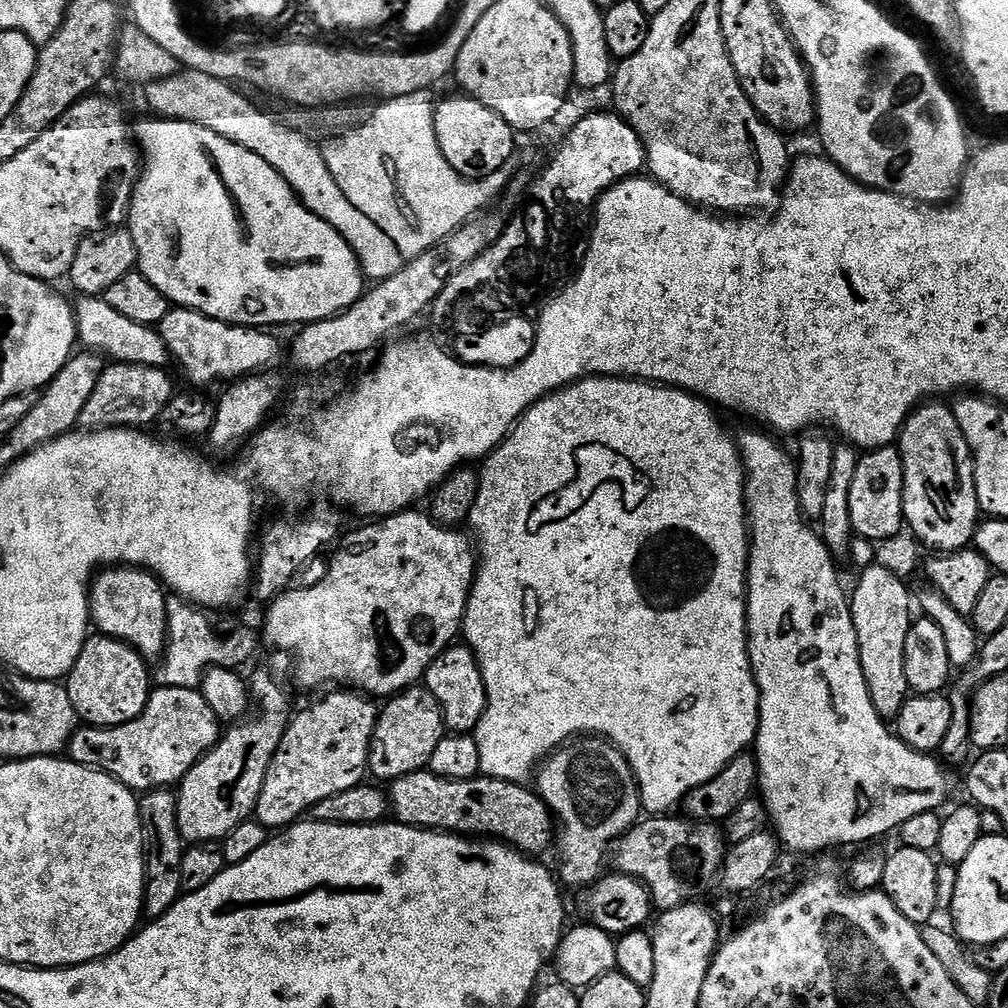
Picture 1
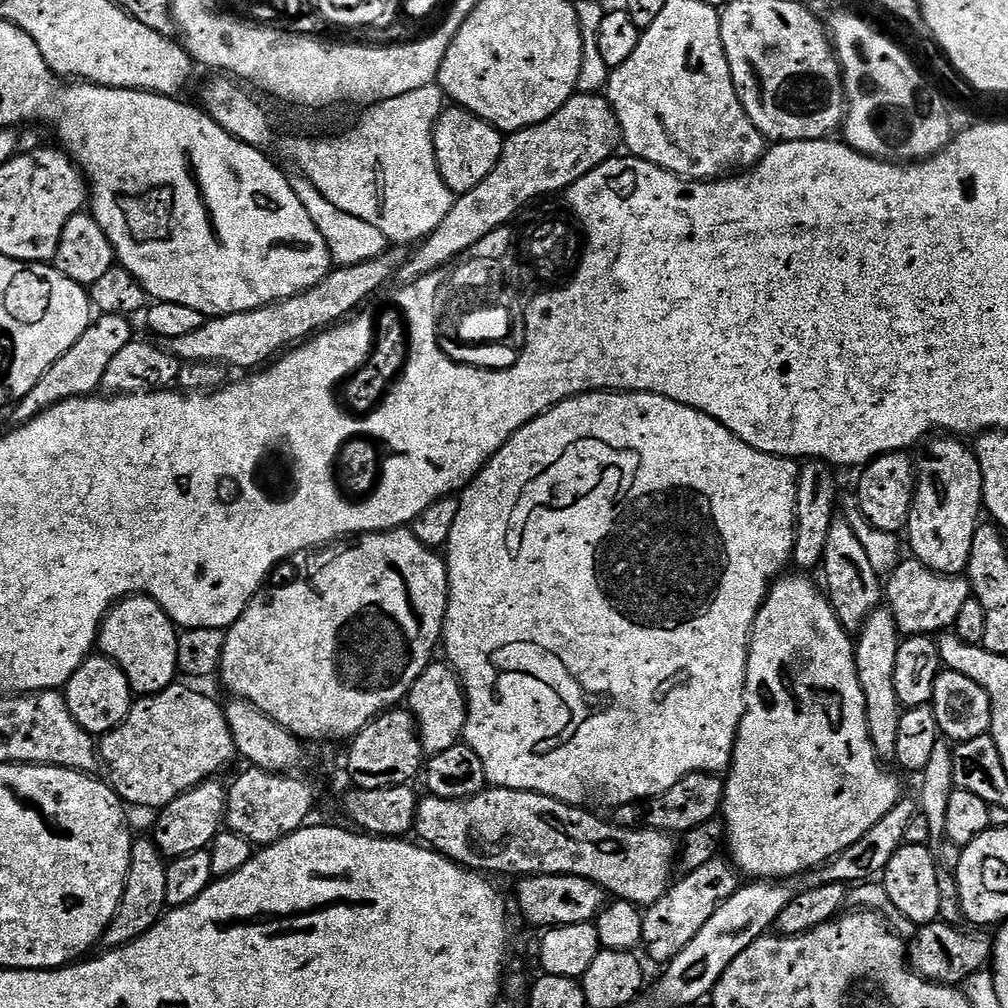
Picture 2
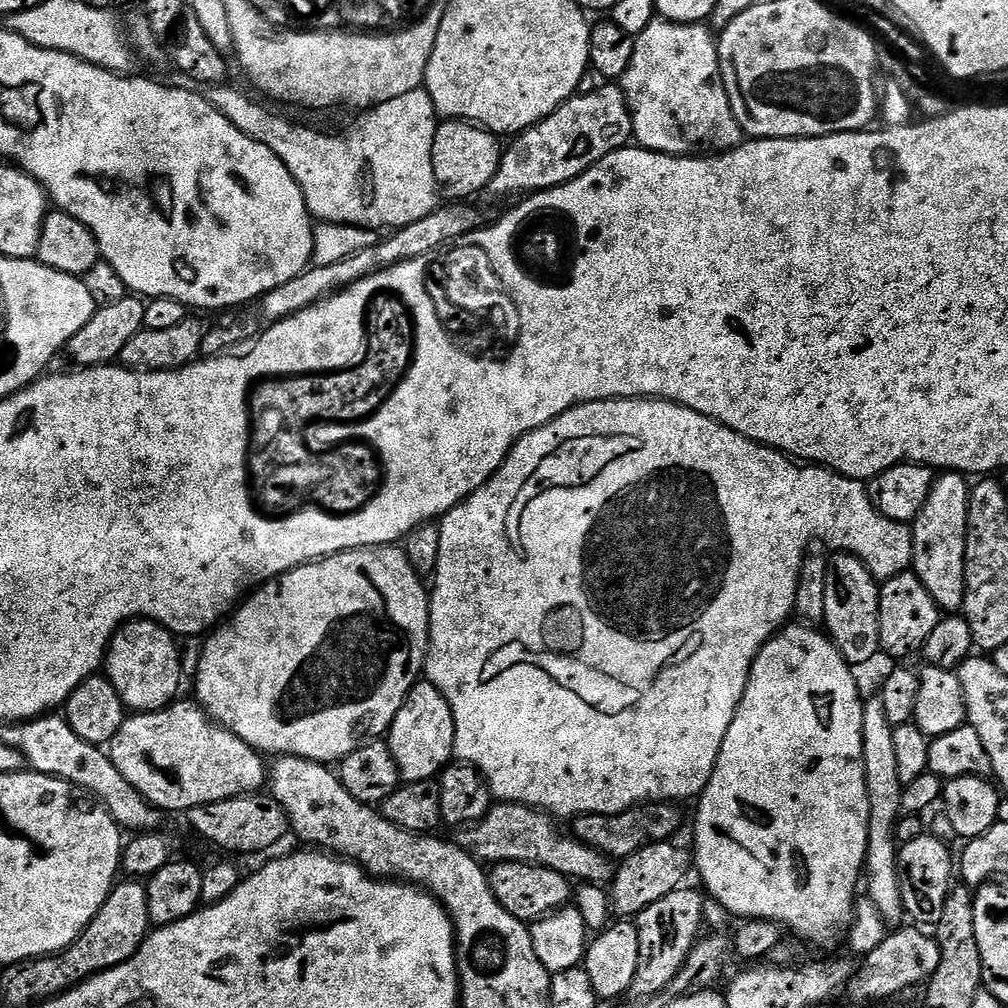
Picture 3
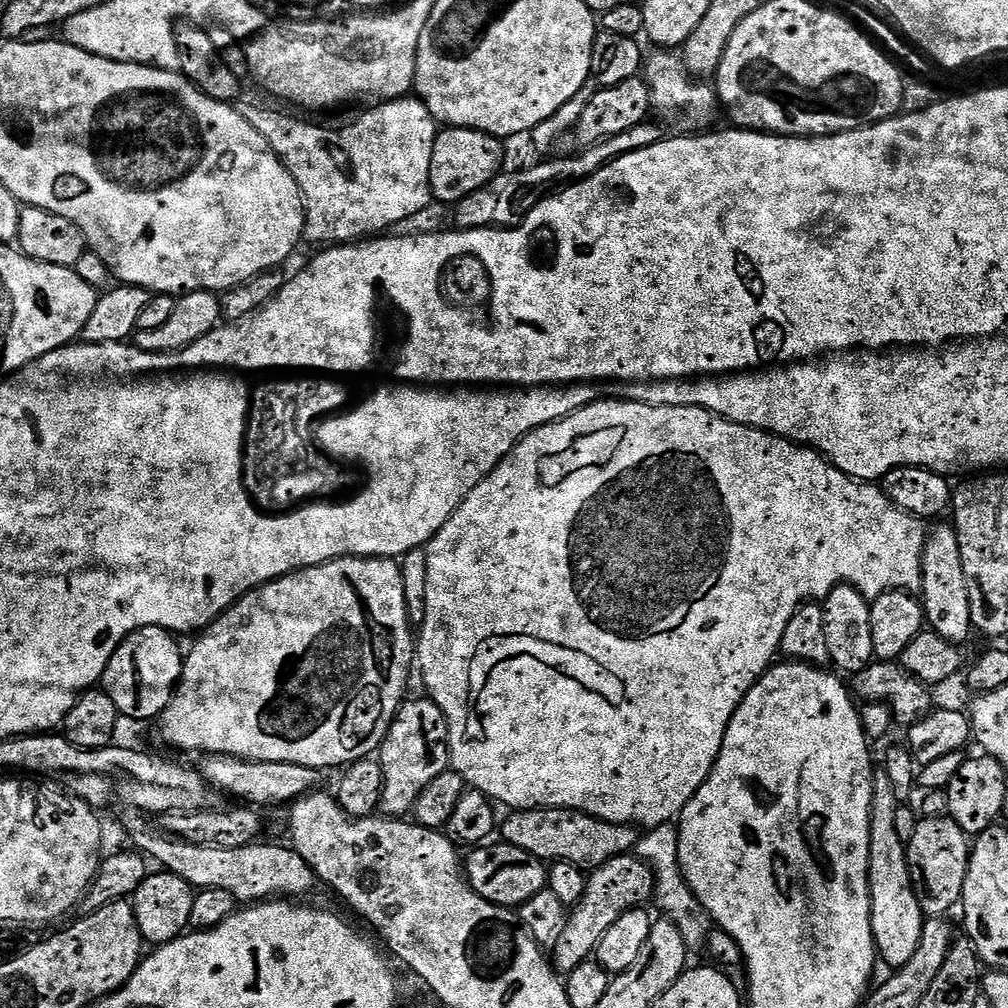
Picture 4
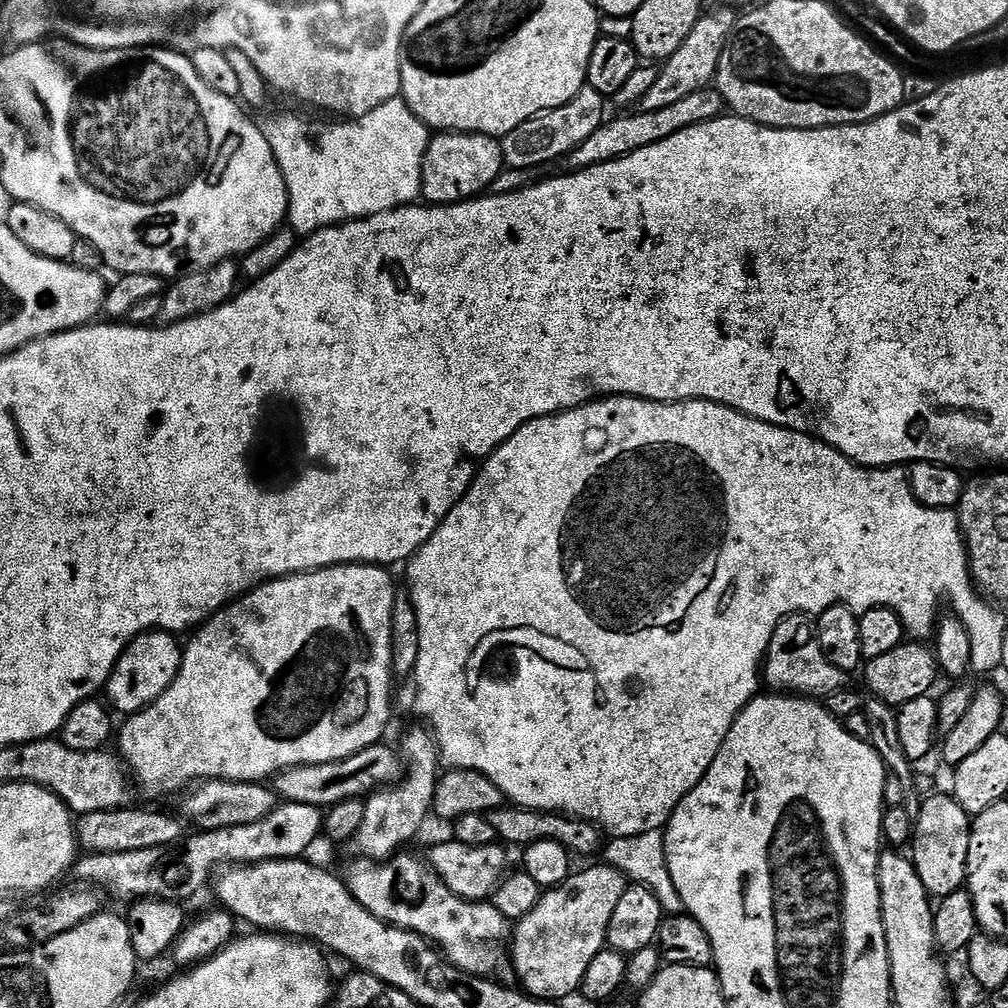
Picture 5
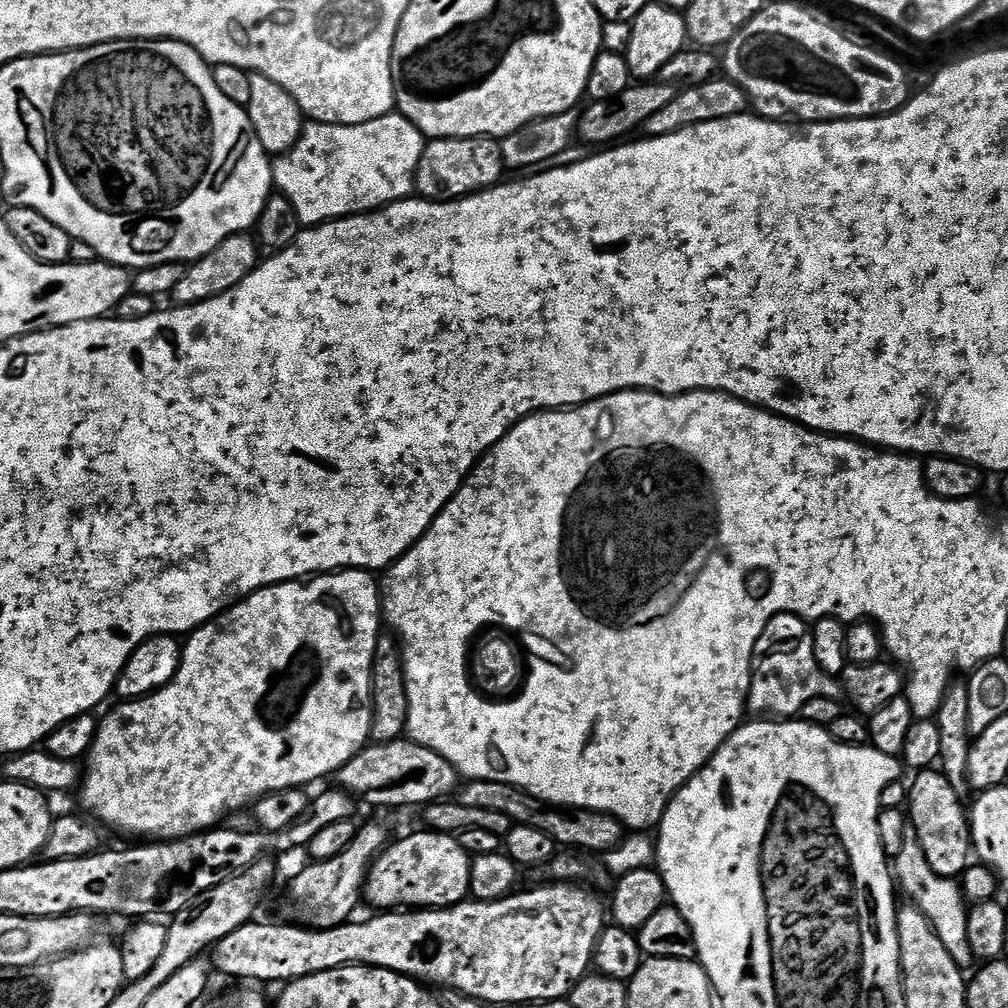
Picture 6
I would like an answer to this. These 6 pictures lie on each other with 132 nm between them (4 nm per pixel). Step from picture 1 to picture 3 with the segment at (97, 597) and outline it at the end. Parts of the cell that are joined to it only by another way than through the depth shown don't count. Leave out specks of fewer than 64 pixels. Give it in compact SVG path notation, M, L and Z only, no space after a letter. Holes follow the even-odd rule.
M137 618L121 624L108 644L106 675L114 690L118 690L125 709L139 714L165 708L177 699L176 691L182 680L181 649L177 637L155 620Z

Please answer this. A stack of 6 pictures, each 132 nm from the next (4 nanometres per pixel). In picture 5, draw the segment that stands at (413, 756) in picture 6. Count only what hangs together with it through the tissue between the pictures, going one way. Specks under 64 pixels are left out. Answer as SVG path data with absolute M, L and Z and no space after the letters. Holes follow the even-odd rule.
M381 742L371 748L364 748L334 762L321 764L303 764L297 768L286 768L276 773L274 791L281 801L302 806L314 806L321 810L333 808L343 800L354 800L367 797L377 791L378 786L396 783L402 775L402 760L395 751L392 752ZM276 783L276 784L275 784Z

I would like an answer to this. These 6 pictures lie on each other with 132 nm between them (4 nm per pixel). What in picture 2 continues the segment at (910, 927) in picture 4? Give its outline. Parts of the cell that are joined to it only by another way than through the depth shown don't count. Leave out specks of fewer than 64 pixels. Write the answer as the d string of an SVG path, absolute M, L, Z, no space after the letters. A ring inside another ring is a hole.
M881 606L872 612L854 640L858 682L866 698L866 726L870 730L870 742L874 742L874 750L884 762L895 761L898 746L898 722L902 709L894 690L894 662L898 662L901 639L894 614Z

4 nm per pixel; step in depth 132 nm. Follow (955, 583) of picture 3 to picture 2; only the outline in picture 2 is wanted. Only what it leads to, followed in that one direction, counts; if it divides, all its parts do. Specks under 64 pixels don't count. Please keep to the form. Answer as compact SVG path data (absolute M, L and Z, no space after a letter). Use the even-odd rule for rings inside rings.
M940 434L923 445L924 457L918 460L916 493L906 529L911 555L943 576L959 576L967 569L970 546L982 520L982 470L975 451L964 444L963 439Z

